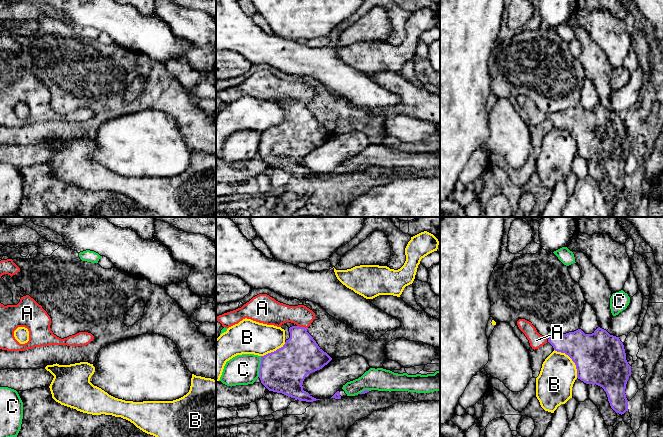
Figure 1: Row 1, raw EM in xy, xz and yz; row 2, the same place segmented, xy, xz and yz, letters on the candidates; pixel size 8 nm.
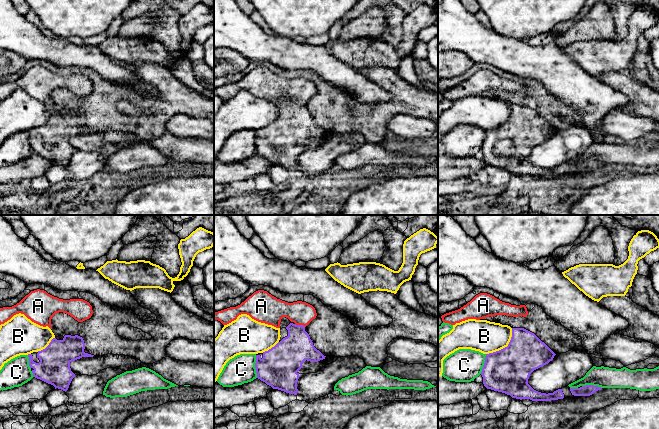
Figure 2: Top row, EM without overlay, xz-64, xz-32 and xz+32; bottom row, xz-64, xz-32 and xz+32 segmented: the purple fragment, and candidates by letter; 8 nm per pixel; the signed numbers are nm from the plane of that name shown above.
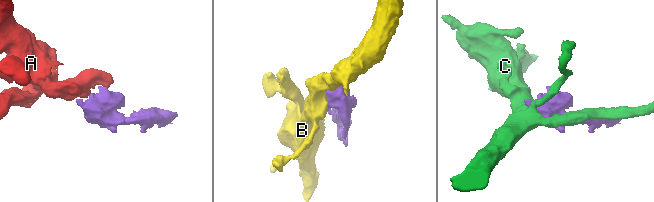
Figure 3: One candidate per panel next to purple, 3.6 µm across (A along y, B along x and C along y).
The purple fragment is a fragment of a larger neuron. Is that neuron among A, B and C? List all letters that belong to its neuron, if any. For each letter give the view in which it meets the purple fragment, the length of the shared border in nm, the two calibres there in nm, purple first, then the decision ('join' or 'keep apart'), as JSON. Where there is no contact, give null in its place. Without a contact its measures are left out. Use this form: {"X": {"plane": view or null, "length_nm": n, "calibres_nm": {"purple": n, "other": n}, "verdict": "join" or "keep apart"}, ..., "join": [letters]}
{"A": {"plane": "xz", "length_nm": 80, "calibres_nm": {"purple": 320, "other": 190}, "verdict": "join"}, "B": {"plane": "yz", "length_nm": 300, "calibres_nm": {"purple": 420, "other": 300}, "verdict": "keep apart"}, "C": {"plane": "xz", "length_nm": 170, "calibres_nm": {"purple": 360, "other": 240}, "verdict": "keep apart"}, "join": ["A"]}

